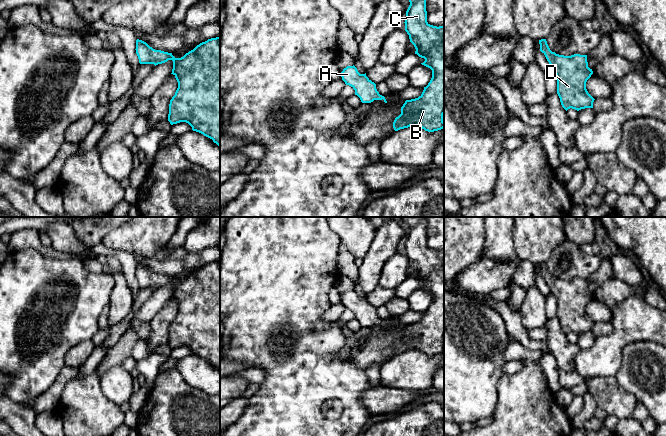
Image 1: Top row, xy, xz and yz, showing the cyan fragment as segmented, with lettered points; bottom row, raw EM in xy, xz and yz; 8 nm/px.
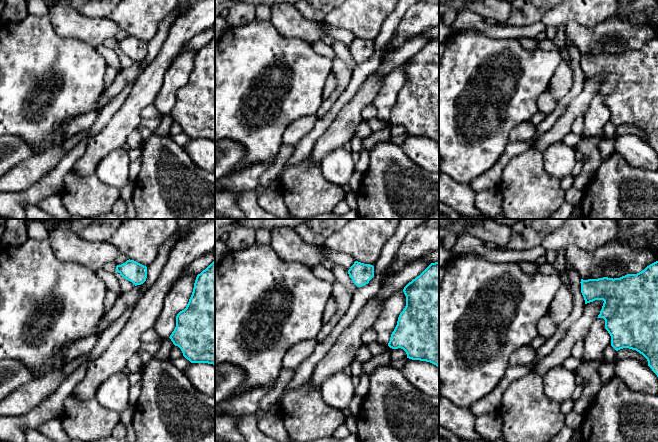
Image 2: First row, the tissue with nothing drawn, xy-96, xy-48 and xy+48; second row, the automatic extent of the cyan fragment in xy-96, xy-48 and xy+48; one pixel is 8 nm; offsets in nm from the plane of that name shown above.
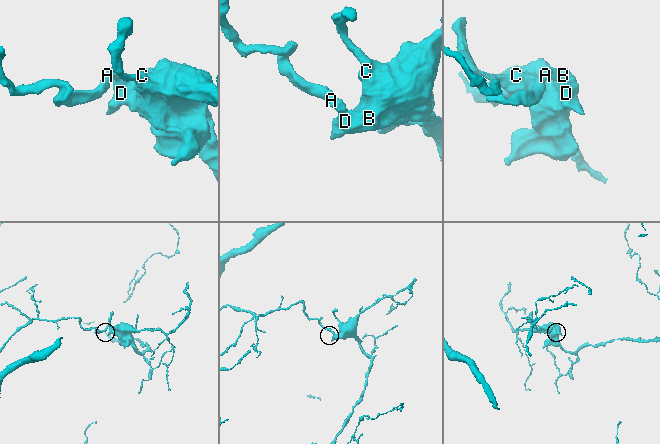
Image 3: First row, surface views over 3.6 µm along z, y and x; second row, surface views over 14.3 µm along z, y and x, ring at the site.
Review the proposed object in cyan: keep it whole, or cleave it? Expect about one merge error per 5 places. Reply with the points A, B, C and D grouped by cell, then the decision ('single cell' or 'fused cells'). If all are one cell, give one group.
A B C D | single cell

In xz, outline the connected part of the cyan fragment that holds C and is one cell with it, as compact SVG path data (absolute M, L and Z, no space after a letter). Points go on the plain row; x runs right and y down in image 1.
M403 217L403 219L410 226L404 246L405 255L416 273L415 278L425 283L421 288L432 294L432 302L418 322L405 325L401 331L401 338L393 346L393 352L398 355L416 350L434 356L444 352L444 250L437 251L427 246L426 222L423 218Z

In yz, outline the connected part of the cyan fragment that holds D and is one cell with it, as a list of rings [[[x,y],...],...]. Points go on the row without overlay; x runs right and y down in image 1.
[[[546,263],[539,264],[540,275],[545,279],[551,293],[557,301],[557,318],[560,322],[562,331],[567,335],[572,332],[577,335],[585,332],[593,332],[594,322],[586,313],[586,306],[593,298],[592,293],[588,291],[587,279],[574,278],[564,280],[552,276]]]

